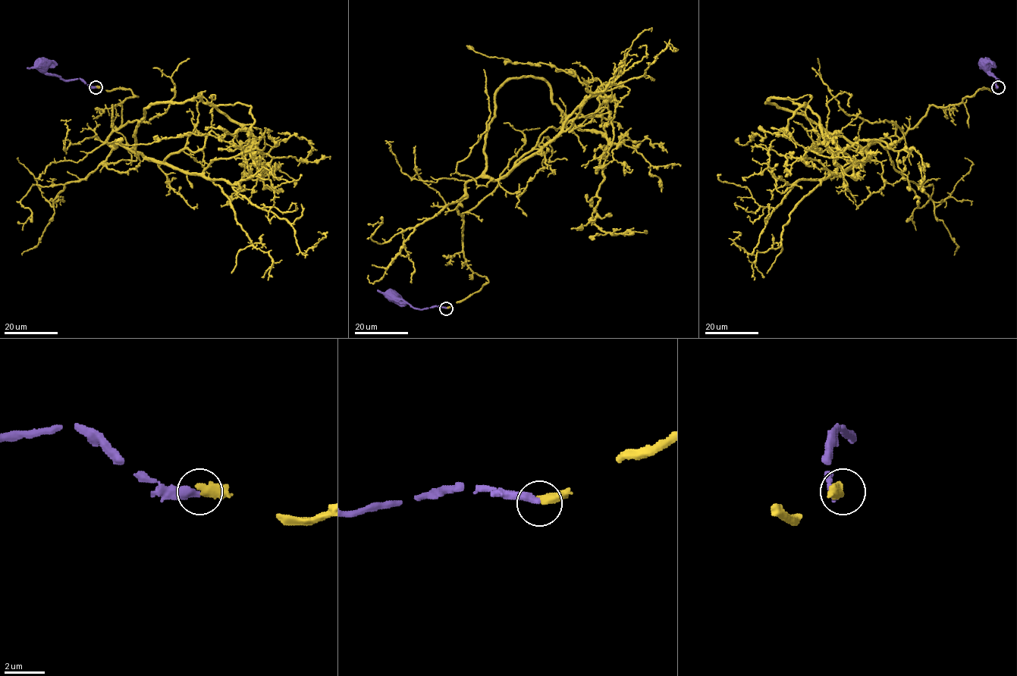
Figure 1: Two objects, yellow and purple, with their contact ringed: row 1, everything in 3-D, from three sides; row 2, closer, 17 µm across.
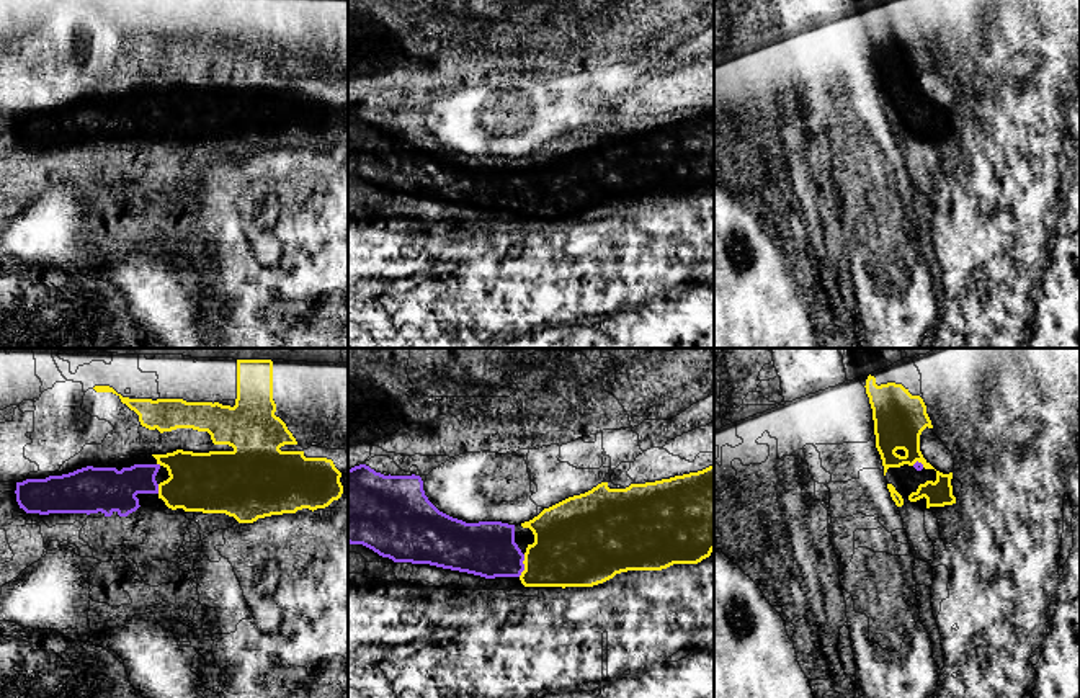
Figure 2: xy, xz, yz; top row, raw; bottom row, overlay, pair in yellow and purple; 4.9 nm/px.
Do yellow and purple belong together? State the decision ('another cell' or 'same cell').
same cell

